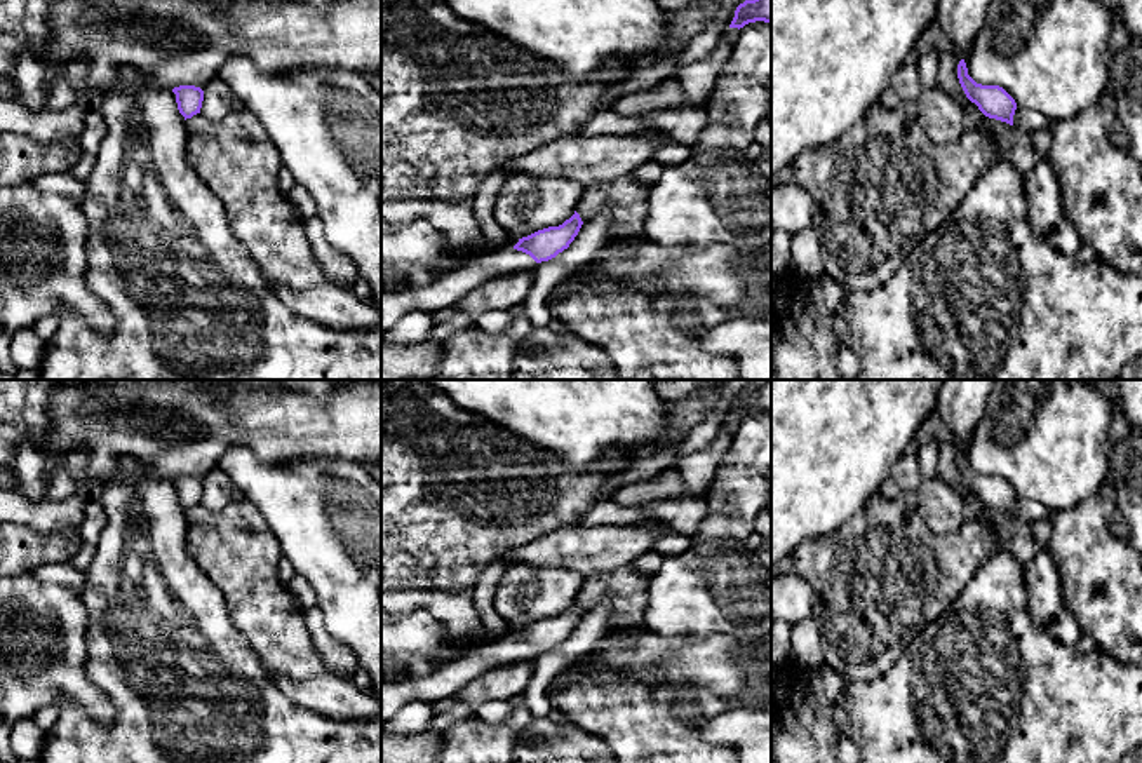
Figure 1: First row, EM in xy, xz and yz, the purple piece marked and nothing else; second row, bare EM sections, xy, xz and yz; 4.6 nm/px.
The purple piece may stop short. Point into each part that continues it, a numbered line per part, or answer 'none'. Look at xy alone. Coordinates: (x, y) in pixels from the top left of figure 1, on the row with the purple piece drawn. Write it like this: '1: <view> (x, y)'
none

